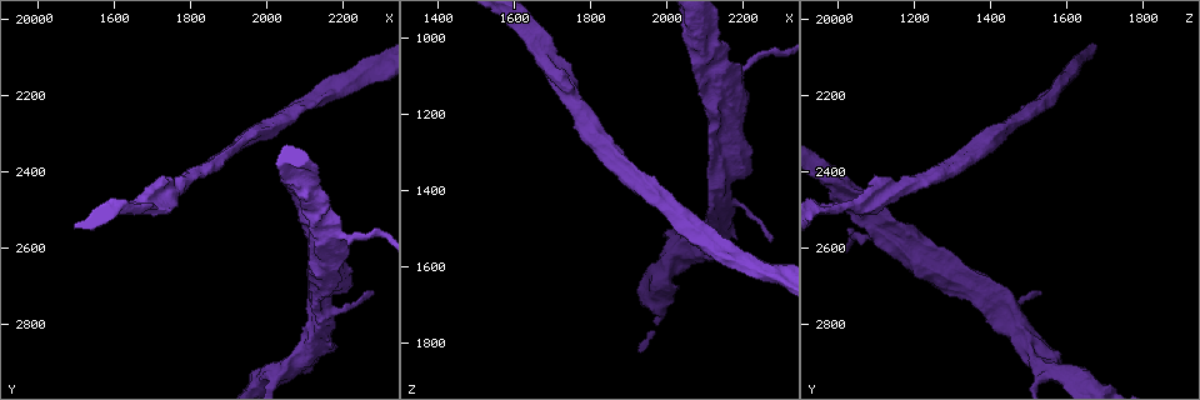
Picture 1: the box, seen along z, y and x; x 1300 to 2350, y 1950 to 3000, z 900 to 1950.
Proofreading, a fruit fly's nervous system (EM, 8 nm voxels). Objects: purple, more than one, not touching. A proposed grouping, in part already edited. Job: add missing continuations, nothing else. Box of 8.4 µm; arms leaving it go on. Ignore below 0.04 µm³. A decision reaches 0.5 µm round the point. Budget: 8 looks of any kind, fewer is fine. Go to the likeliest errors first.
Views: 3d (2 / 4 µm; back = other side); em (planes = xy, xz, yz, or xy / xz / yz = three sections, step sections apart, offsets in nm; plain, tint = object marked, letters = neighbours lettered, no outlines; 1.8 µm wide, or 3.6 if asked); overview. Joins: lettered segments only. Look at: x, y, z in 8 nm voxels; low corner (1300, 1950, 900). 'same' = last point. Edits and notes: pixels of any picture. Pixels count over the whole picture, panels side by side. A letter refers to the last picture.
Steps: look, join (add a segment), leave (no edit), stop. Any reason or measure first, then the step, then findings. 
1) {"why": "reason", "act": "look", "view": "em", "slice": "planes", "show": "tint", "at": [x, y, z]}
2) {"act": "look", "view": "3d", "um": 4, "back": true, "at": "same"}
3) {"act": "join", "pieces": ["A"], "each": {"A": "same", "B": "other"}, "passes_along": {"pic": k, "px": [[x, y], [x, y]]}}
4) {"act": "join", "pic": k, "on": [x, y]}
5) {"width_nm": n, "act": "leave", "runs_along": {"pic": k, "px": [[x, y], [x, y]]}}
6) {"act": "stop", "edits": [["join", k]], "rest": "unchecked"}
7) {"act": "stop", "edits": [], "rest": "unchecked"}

{"why": "stops while still wide", "act": "look", "view": "3d", "um": 4, "at": [2070, 2455, 1060]}

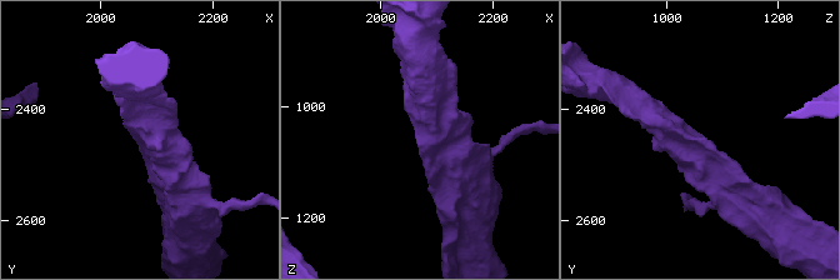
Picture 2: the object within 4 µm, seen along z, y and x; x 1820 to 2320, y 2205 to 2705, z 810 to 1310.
{"act": "look", "view": "em", "slice": "planes", "show": "letters", "at": [2070, 2455, 1060]}

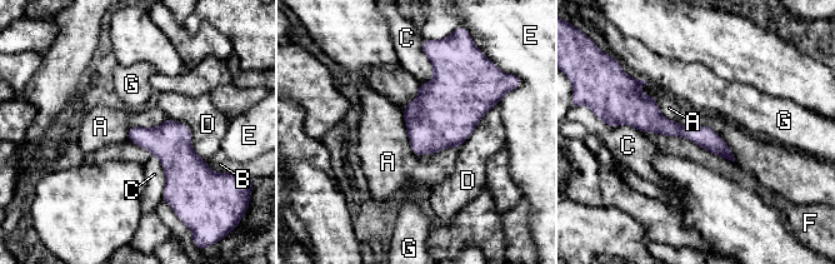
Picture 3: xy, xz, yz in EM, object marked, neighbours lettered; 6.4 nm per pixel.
{"act": "leave", "each": {"A": "other", "B": "other", "C": "other", "D": "other", "E": "other", "F": "other", "G": "other"}, "runs_along": {"pic": 3, "px": [[623, 120], [703, 135], [730, 157]]}, "found": "no lettered segment goes on from it"}

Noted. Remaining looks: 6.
{"why": "branch stops here", "act": "look", "view": "3d", "um": 2, "at": [1680, 2445, 1080]}

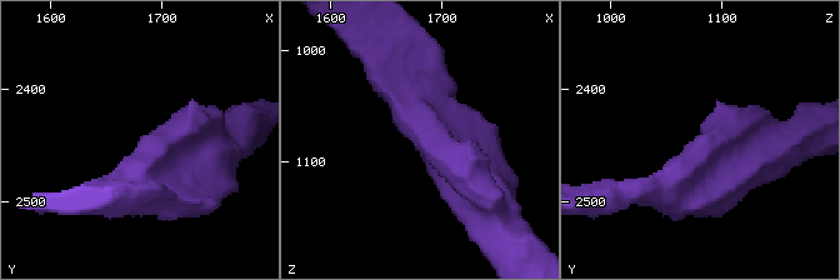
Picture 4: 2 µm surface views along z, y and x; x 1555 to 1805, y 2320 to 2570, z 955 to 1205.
{"arm_widths_nm": [200, 380], "why": "need the tissue", "act": "look", "view": "em", "slice": "yz", "step": 8, "show": "letters", "at": [1688, 2446, 1076]}

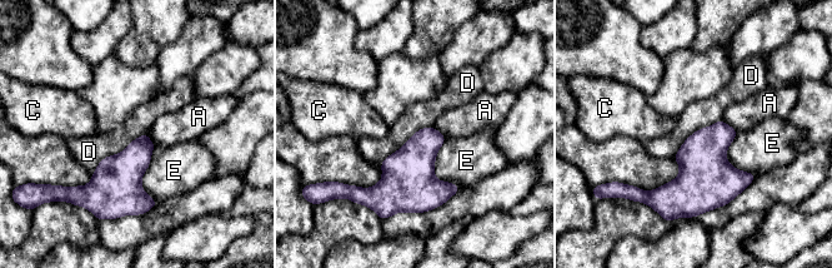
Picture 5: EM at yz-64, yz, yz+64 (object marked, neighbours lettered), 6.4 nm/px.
{"width_nm": 190, "act": "leave", "each": {"A": "other", "C": "other", "D": "other", "E": "other"}, "border": {"pic": 5, "px": [[146, 132], [93, 173]]}, "found": "no lettered segment goes on from it"}

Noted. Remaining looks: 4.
{"act": "look", "view": "em", "slice": "planes", "show": "letters", "at": [2270, 2715, 1530]}

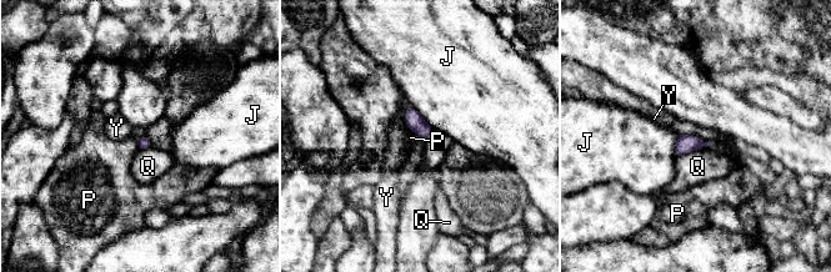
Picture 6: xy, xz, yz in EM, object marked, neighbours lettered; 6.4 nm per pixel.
{"act": "leave", "each": {"J": "other", "P": "other", "Q": "other", "Y": "other"}, "found": "no lettered segment goes on from it"}

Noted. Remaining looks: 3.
{"act": "look", "view": "em", "slice": "planes", "show": "plain", "at": [2040, 2930, 1565]}

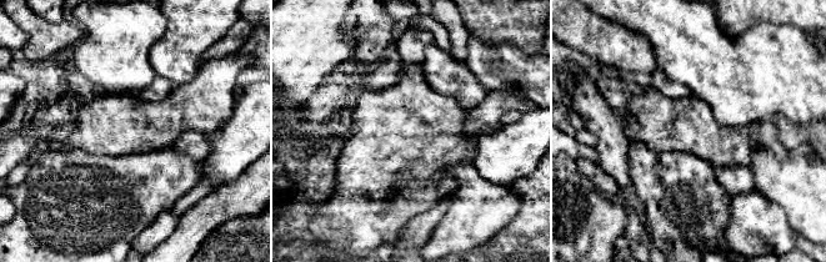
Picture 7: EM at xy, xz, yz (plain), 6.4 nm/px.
{"why": "where the object lies", "act": "look", "view": "em", "slice": "planes", "show": "tint", "at": "same"}

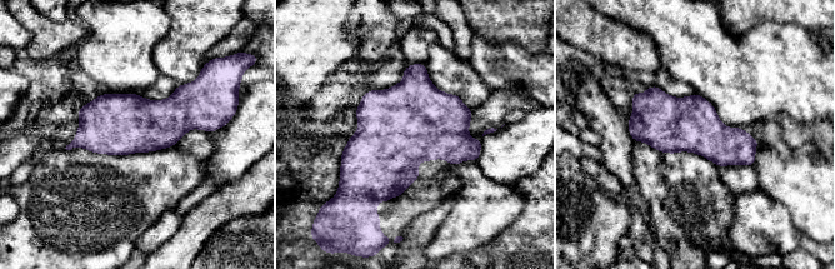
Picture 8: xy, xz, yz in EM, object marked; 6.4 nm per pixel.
{"act": "look", "view": "em", "slice": "planes", "show": "letters", "at": "same"}

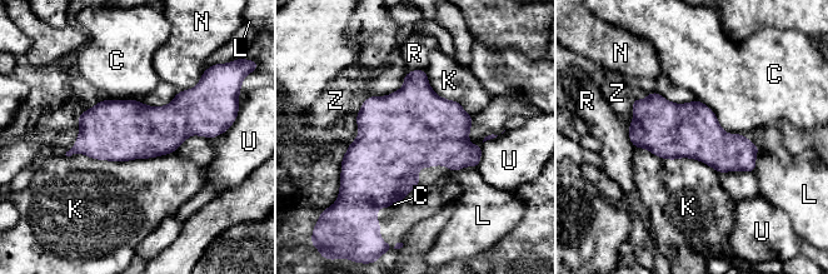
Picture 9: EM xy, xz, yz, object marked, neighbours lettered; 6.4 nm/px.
{"act": "leave", "each": {"C": "other", "K": "other", "L": "other", "N": "other", "R": "other", "U": "other", "Z": "other"}, "border": {"pic": 9, "px": [[173, 152], [128, 160], [81, 154]]}, "found": "none of them fits"}

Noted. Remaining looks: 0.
{"act": "stop", "edits": [], "rest": "unchecked"}

